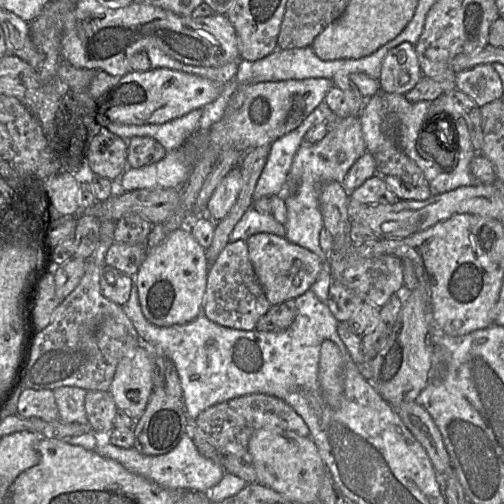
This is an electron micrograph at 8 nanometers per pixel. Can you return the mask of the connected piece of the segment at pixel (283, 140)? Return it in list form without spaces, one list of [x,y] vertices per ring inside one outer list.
[[[323,102],[296,129],[272,142],[266,164],[252,195],[253,201],[264,196],[277,195],[280,192],[286,184],[293,158],[302,144],[306,132],[312,126],[322,122],[331,125],[340,119]]]

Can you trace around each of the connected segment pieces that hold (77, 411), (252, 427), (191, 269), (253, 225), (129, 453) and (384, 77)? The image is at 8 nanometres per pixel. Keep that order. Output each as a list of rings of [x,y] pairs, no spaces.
[[[61,386],[53,391],[61,422],[88,424],[85,409],[87,390],[75,386]]]
[[[263,393],[247,394],[215,404],[199,414],[195,419],[195,426],[202,430],[208,442],[221,455],[247,452],[250,438],[261,428],[280,428],[304,437],[310,436],[308,426],[289,404],[278,397]]]
[[[189,228],[175,230],[149,251],[138,271],[139,301],[144,316],[161,327],[194,320],[203,310],[208,269],[206,249],[193,237]]]
[[[252,205],[235,225],[230,234],[230,241],[247,240],[257,233],[271,233],[285,237],[286,230],[272,214],[259,212]]]
[[[186,431],[171,451],[163,455],[154,456],[144,455],[134,447],[125,449],[111,444],[109,440],[110,433],[95,434],[95,437],[97,438],[95,451],[99,455],[115,460],[127,470],[141,475],[171,491],[194,490],[208,493],[220,482],[226,473],[221,464],[204,457],[199,452]]]
[[[402,42],[390,49],[383,58],[378,79],[380,93],[404,95],[417,84],[421,76],[414,46]]]

